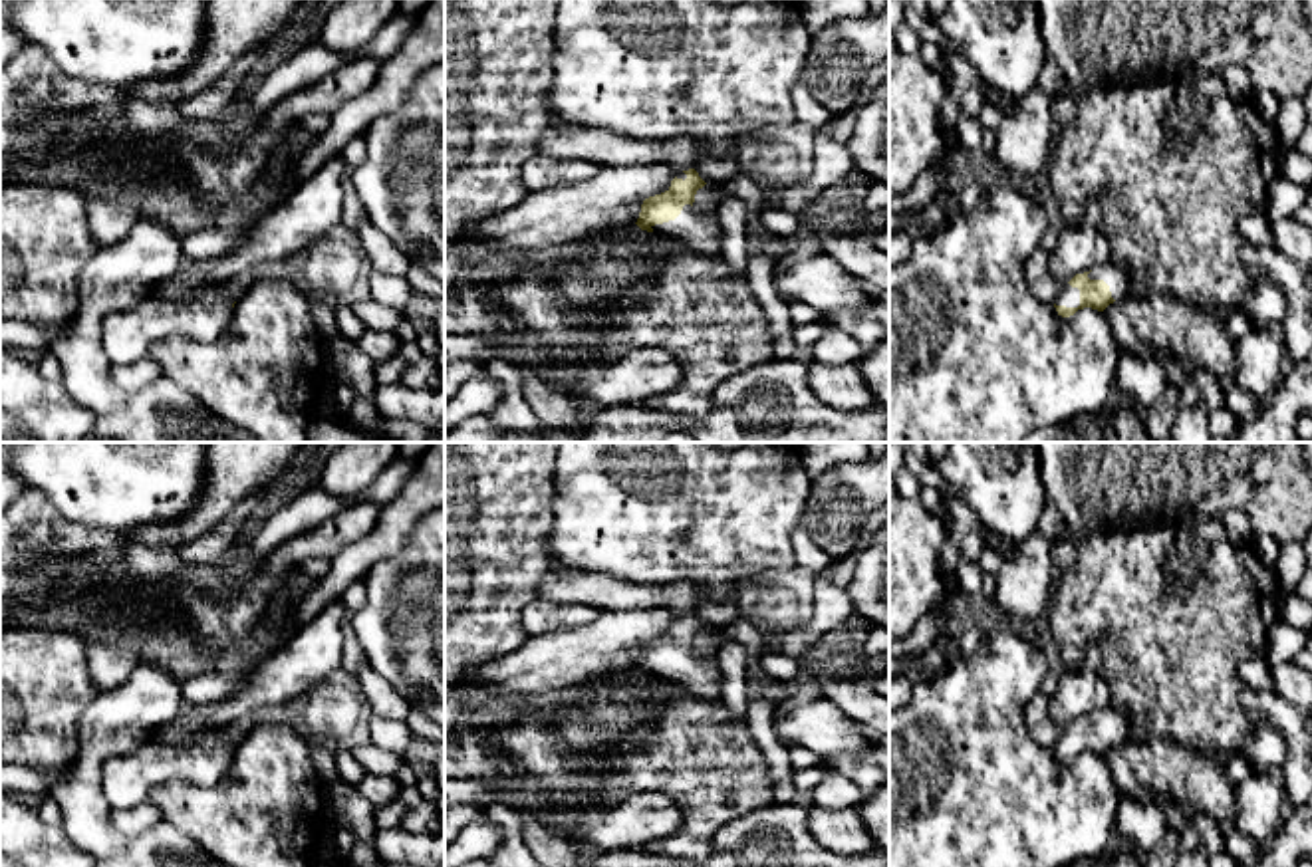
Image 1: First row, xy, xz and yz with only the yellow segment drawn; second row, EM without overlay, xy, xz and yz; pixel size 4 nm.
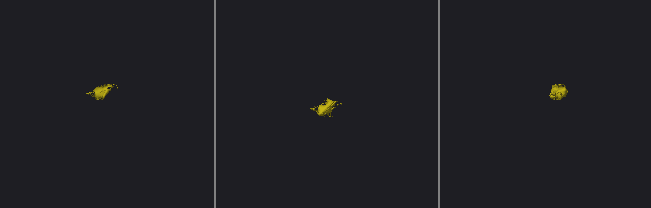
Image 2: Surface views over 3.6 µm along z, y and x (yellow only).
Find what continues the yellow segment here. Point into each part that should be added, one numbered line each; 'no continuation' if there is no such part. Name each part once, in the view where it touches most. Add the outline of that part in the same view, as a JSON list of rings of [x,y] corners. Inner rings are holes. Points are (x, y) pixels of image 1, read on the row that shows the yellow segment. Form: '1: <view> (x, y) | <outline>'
1: xz (703, 235) | [[[685,204],[675,220],[651,226],[653,232],[679,238],[693,254],[722,260],[722,226],[717,212],[699,216]]]
2: yz (1068, 296) | [[[1064,284],[1062,292],[1054,304],[1066,306],[1066,308],[1078,308],[1080,306],[1080,290],[1072,288],[1070,284]]]

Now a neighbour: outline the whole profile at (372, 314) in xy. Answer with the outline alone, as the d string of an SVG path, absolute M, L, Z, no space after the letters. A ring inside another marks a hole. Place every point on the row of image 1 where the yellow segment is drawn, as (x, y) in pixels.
M373 298L357 302L351 310L357 315L357 319L365 325L365 329L379 331L395 331L403 317L409 313L385 308Z

